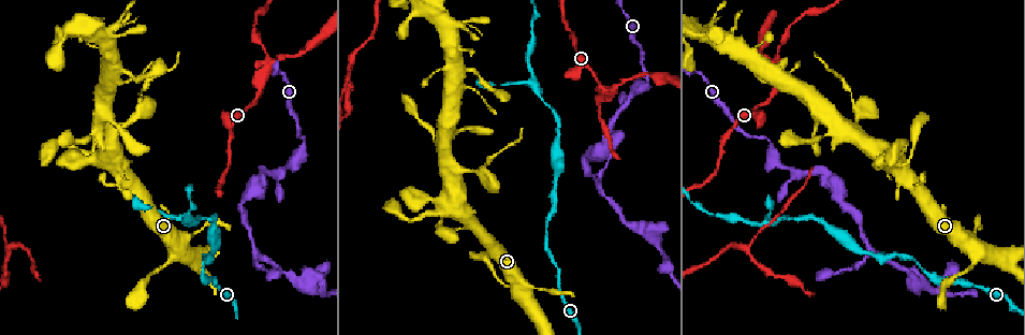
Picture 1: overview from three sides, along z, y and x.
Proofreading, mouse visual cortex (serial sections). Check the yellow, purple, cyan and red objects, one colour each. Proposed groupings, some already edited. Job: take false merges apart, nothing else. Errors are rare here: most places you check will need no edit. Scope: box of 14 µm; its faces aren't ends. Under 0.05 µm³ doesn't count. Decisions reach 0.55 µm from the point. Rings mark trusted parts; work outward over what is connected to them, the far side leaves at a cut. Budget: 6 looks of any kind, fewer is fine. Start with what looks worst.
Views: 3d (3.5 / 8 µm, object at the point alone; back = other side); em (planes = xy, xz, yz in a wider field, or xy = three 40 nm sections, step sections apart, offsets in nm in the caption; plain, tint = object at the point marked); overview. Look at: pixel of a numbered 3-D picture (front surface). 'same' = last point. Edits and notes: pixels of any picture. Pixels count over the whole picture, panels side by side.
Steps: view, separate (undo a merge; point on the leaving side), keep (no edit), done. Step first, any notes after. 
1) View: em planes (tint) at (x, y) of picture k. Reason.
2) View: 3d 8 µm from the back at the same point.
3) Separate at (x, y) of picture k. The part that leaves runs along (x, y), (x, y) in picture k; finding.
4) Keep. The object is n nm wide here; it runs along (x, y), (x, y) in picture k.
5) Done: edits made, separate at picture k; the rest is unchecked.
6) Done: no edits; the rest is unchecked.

View: 3d 3.5 µm at (776, 223) of picture 1.

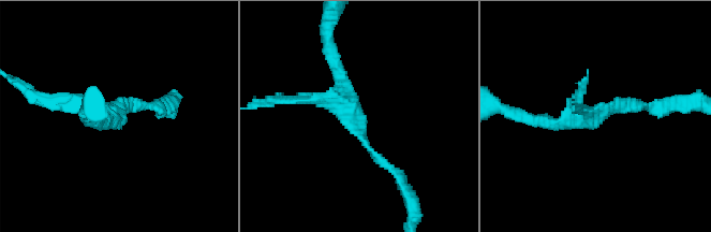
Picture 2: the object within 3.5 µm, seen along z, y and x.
View: em planes (tint) at (110, 115) of picture 2. Shape alone is not enough.

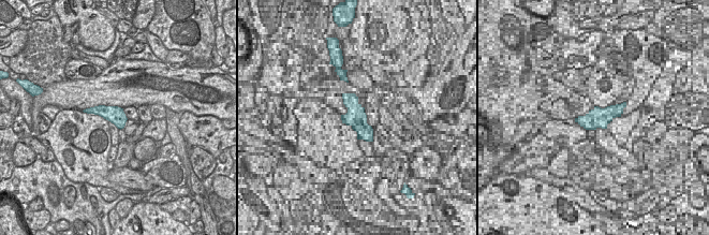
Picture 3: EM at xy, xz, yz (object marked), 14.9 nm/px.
Keep. The arms are 150, 150, 200 nm wide; it runs along (394, 169), (354, 127), (330, 53) in picture 2; continuous, no second cell.

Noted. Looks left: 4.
View: 3d 3.5 µm at (266, 65) of picture 1. Small branch off a trunk.

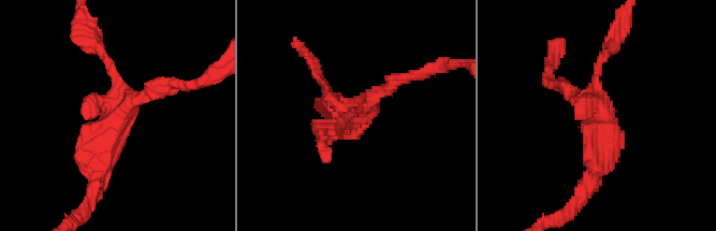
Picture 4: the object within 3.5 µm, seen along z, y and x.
View: em xy step 3 (tint) at (357, 113) of picture 4. Shape alone is not enough.

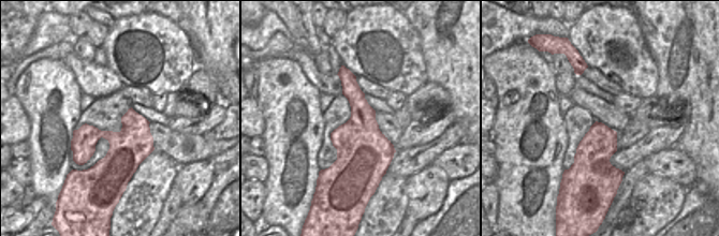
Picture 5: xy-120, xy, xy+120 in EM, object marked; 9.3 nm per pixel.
View: em xy step 1 (tint) at the same point.

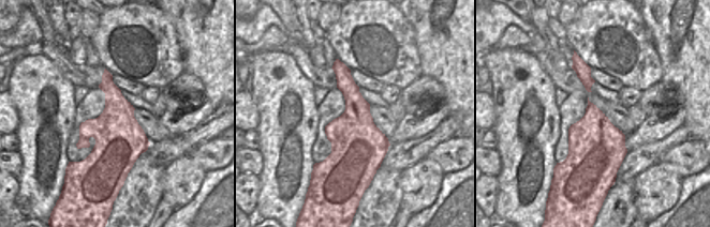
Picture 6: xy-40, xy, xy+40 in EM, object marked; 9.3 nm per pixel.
Keep. The object is 460 nm wide here; it runs along (97, 173), (117, 111), (173, 84) in picture 4; all the same cell.

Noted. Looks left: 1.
Done: no edits; the rest is unchecked.

